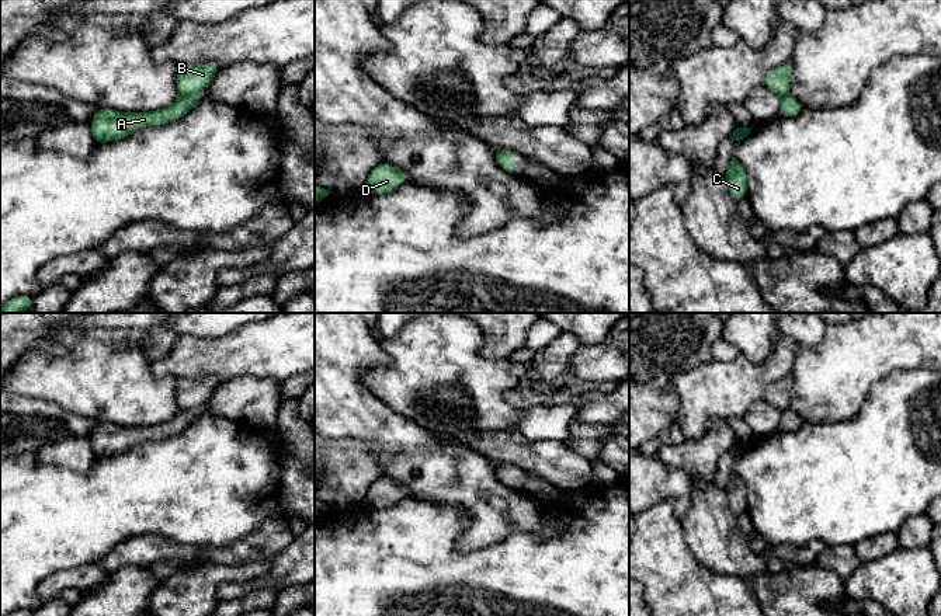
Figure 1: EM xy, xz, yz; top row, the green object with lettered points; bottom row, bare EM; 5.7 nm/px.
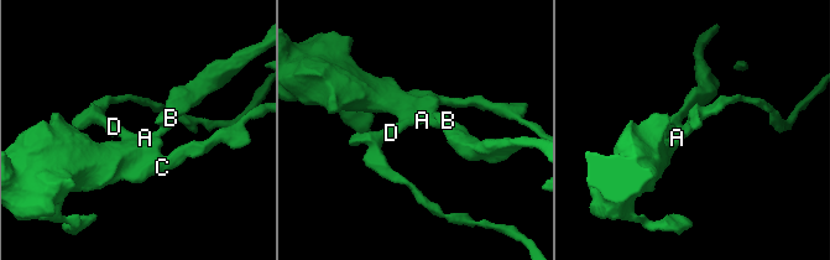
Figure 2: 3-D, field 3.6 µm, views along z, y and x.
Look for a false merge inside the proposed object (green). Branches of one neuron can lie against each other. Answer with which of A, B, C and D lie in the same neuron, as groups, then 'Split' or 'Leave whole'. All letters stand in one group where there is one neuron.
Groups: A C D / B. Split

